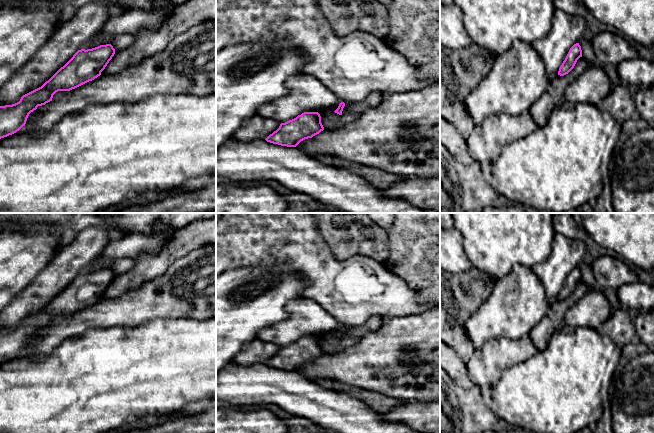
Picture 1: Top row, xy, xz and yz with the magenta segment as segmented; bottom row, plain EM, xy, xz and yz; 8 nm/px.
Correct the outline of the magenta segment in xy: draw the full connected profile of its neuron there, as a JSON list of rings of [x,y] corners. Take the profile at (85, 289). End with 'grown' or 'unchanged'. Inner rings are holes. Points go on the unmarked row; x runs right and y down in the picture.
[[[111,268],[78,274],[41,311],[23,319],[15,328],[0,330],[0,363],[25,350],[29,338],[52,325],[56,316],[70,315],[100,300],[114,278]]]; unchanged

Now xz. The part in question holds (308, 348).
[[[304,336],[292,344],[281,347],[265,364],[281,370],[296,371],[301,365],[312,362],[323,354],[318,336]]]; unchanged

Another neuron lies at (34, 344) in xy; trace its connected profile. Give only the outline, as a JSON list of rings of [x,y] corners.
[[[216,243],[205,244],[173,261],[167,271],[145,282],[137,289],[108,299],[98,300],[70,315],[58,315],[50,326],[38,330],[27,342],[25,350],[46,354],[70,337],[90,329],[115,326],[135,327],[153,319],[216,318]]]

